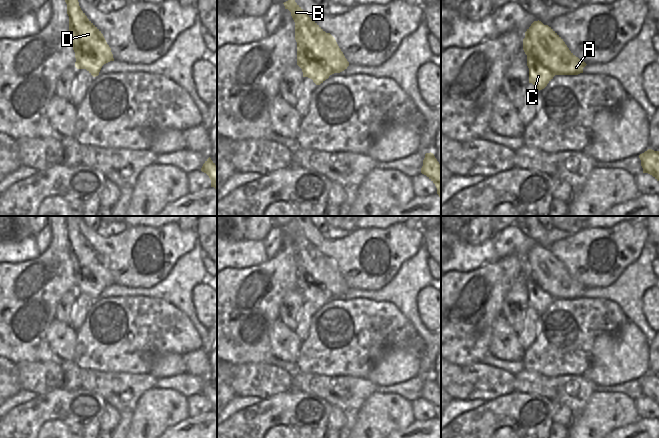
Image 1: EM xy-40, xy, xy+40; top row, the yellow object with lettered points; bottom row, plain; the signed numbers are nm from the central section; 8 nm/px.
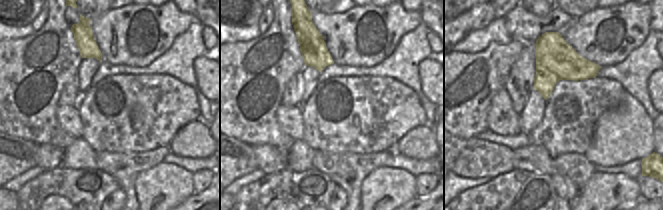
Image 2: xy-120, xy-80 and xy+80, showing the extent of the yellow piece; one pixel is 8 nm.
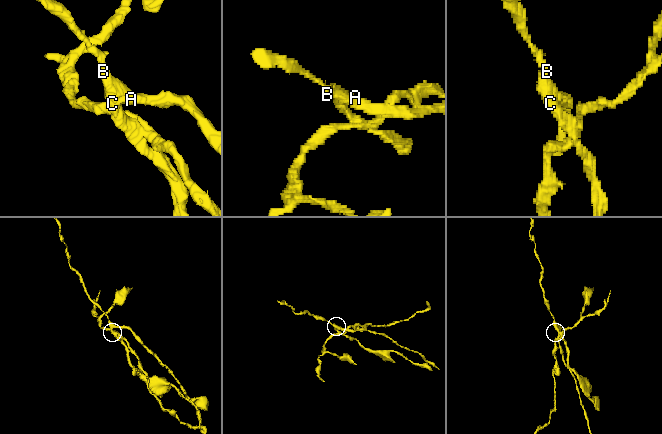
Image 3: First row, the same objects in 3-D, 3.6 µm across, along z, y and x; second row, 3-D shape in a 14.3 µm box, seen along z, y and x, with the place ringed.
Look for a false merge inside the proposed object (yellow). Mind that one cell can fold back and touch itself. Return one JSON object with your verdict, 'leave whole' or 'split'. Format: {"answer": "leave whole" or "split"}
{"answer": "split"}

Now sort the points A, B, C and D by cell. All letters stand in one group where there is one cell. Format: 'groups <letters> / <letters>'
groups A B D / C

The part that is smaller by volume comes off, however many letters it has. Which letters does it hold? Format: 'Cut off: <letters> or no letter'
Cut off: A, B, D.

